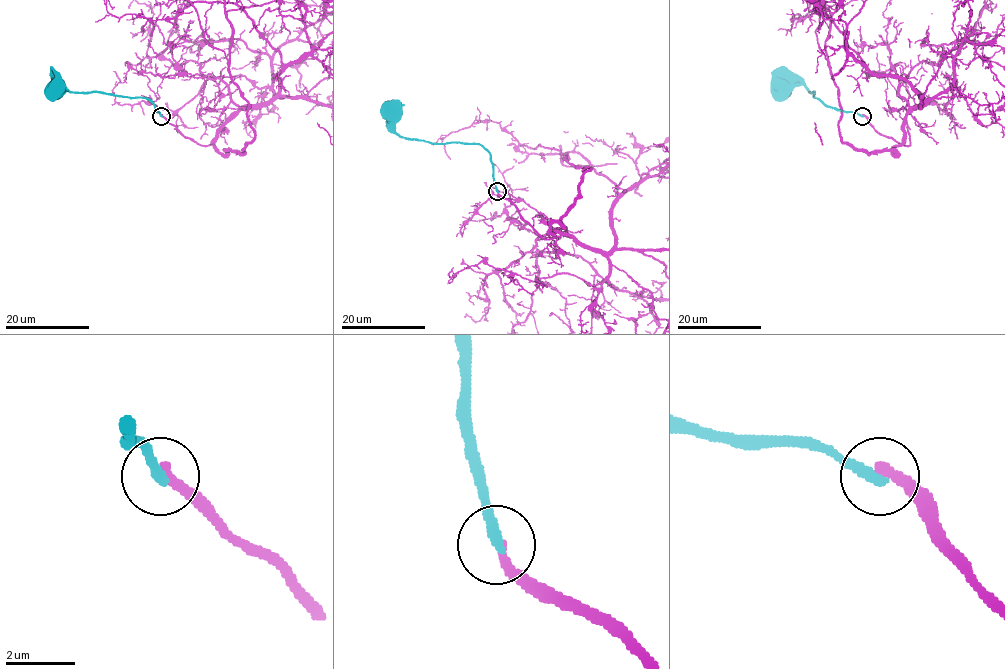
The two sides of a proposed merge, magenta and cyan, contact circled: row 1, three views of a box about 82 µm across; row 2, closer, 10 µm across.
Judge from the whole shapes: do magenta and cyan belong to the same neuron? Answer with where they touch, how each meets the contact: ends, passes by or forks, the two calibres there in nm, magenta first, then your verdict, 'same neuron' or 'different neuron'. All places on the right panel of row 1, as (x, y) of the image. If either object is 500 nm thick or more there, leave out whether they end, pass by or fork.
(862, 116) | magenta ends | cyan ends | 280/320 nm | different neuron

